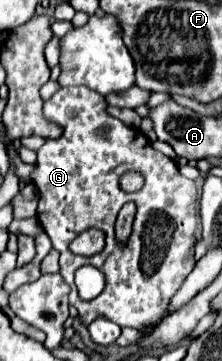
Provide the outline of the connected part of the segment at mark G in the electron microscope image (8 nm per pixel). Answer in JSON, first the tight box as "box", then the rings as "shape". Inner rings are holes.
{"box":[31,86,199,330],"shape":[[[85,86],[59,88],[57,94],[45,102],[43,112],[49,120],[61,124],[65,132],[57,140],[45,140],[37,150],[31,182],[39,190],[37,220],[59,252],[59,274],[71,288],[69,304],[77,308],[83,326],[89,326],[97,318],[107,318],[121,328],[135,330],[159,326],[163,316],[169,314],[171,298],[195,266],[193,246],[199,224],[195,182],[183,178],[175,162],[157,152],[141,130],[129,128],[109,116],[103,96]],[[127,170],[137,170],[145,176],[145,186],[139,192],[127,194],[119,188],[119,178]],[[127,202],[137,206],[137,214],[131,236],[125,244],[119,244],[115,238],[115,220],[117,212]],[[89,228],[99,228],[107,234],[103,252],[89,258],[73,254],[69,244]],[[111,254],[113,262],[107,262]],[[87,264],[95,266],[105,276],[103,292],[89,302],[79,298],[73,284],[75,270]]]}

